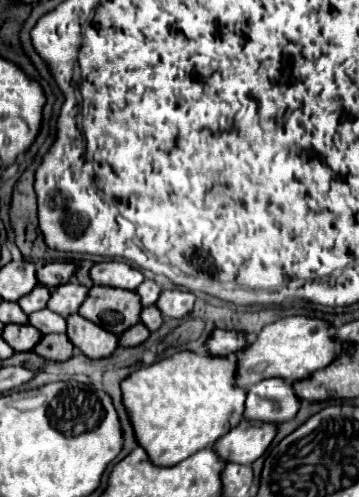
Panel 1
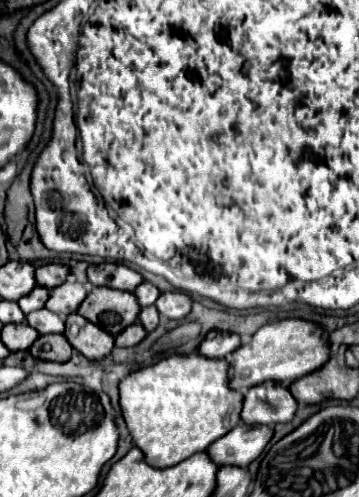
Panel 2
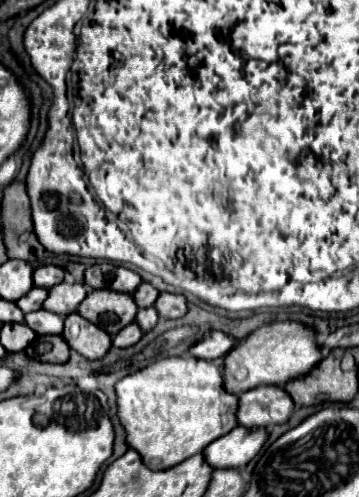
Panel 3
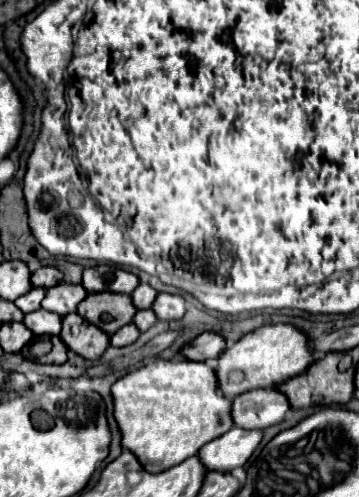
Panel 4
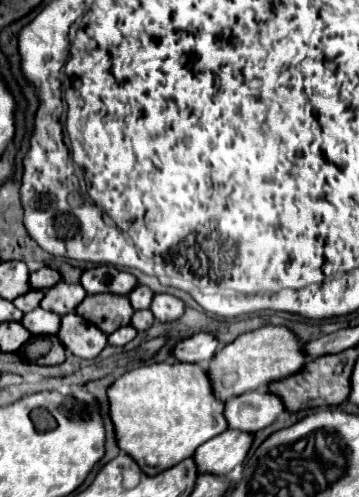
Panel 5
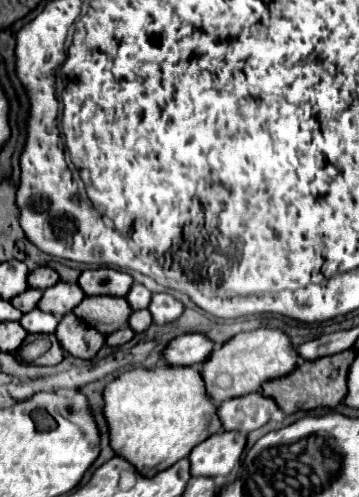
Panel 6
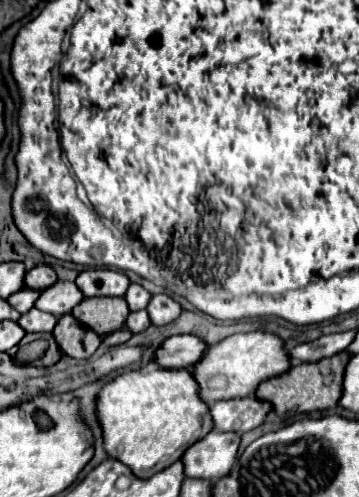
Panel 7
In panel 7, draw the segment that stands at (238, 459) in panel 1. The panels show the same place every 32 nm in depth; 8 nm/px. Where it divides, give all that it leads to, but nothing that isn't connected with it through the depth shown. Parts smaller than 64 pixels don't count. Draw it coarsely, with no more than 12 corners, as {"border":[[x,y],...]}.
{"border":[[210,432],[184,452],[188,478],[218,480],[236,462],[240,436]]}

